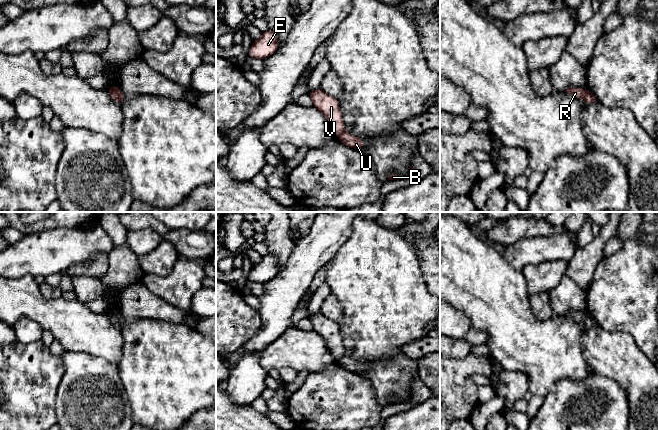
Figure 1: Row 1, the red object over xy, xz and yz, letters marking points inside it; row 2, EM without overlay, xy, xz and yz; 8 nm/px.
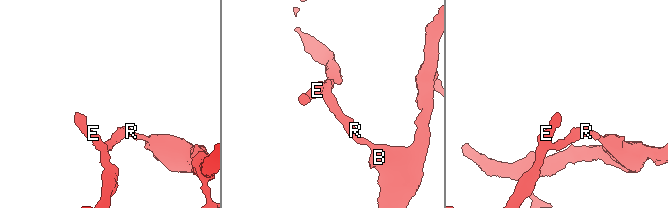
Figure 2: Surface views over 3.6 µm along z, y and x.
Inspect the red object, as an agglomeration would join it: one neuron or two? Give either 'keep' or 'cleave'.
cleave

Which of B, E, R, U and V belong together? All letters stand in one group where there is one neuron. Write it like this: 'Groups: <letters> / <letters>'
Groups: B U / E R V

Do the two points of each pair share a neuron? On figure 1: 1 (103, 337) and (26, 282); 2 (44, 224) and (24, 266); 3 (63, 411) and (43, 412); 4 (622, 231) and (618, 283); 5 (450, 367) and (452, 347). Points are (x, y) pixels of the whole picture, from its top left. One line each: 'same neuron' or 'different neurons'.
1: same neuron
2: different neurons
3: different neurons
4: different neurons
5: different neurons

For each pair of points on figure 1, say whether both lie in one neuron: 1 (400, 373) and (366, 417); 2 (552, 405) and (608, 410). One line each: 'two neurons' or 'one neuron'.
1: two neurons
2: one neuron

